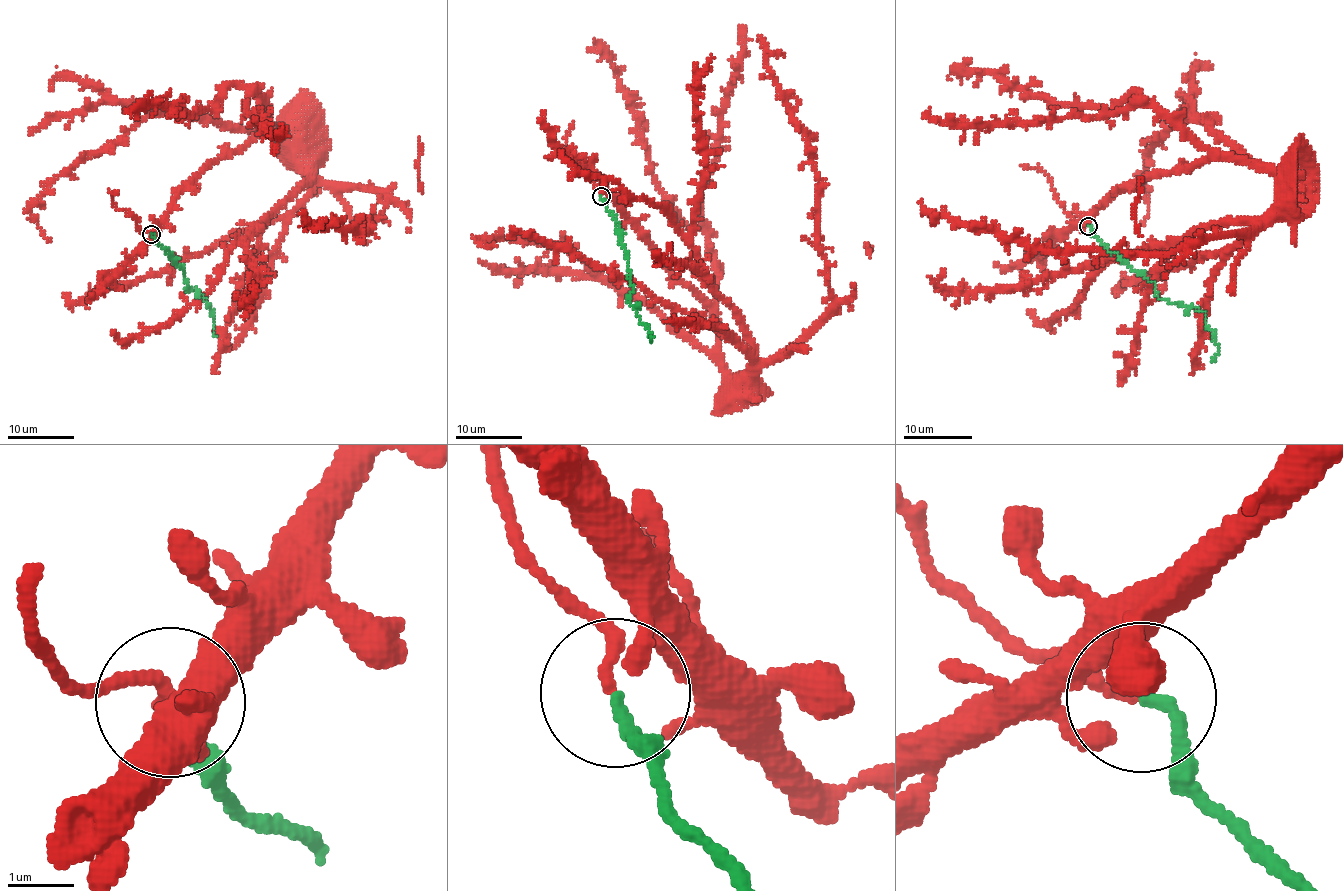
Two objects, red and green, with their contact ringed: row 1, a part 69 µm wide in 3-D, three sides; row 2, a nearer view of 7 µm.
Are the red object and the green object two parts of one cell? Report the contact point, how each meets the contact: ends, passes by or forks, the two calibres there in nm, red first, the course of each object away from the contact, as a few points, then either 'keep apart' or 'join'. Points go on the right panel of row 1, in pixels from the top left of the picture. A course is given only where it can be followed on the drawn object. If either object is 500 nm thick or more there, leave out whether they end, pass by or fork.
place (1088, 226); red passes by; green ends; calibres 120 and 200 nm; course red (1088, 226), (1081, 223), (1136, 182), (1177, 174), (1213, 158), (1259, 161), (1279, 177), (1282, 196), (1290, 202); course green (1088, 226), (1110, 251), (1142, 272), (1159, 298), (1203, 312), (1206, 327), (1219, 348), (1212, 362); join

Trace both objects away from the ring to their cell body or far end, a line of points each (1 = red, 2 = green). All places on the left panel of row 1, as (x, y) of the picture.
1: (152, 234), (169, 205), (203, 167), (226, 159), (261, 132), (273, 126), (287, 136), (289, 160), (296, 157)
2: (152, 234), (154, 240), (181, 265), (187, 287), (190, 289), (188, 289), (199, 292), (212, 310), (216, 336)

